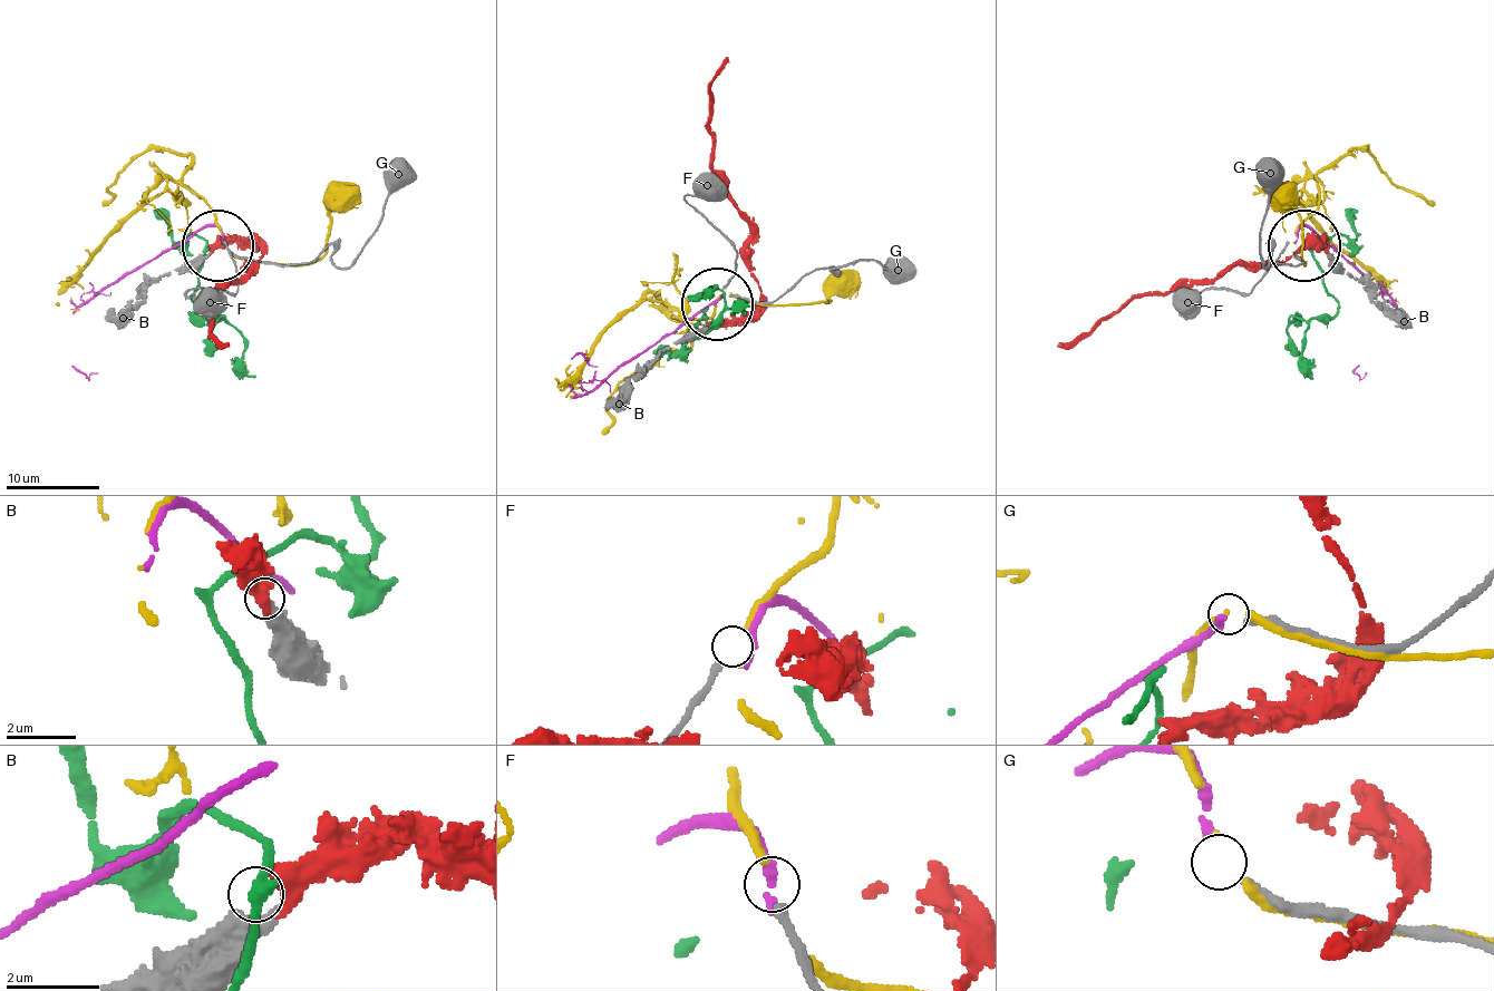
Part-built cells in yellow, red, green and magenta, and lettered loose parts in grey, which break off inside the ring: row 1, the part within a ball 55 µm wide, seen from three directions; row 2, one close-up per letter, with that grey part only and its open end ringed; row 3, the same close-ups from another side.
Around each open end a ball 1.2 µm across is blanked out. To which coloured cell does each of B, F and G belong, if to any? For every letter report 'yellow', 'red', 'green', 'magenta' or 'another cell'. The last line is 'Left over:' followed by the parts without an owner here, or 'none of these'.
B: red
F: another cell
G: magenta
Left over: F

